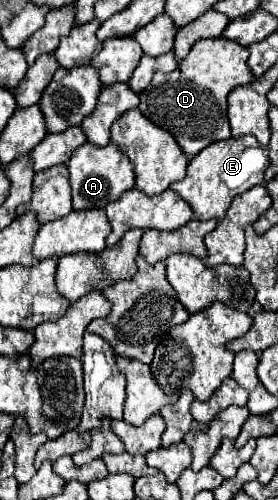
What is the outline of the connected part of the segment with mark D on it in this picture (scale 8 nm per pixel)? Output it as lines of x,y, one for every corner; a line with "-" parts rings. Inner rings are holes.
224,37
200,39
188,57
180,61
172,73
156,73
150,85
140,93
140,113
154,125
168,131
182,147
184,155
192,159
204,147
230,137
226,117
226,95
238,87
248,85
254,77
248,67
248,49

